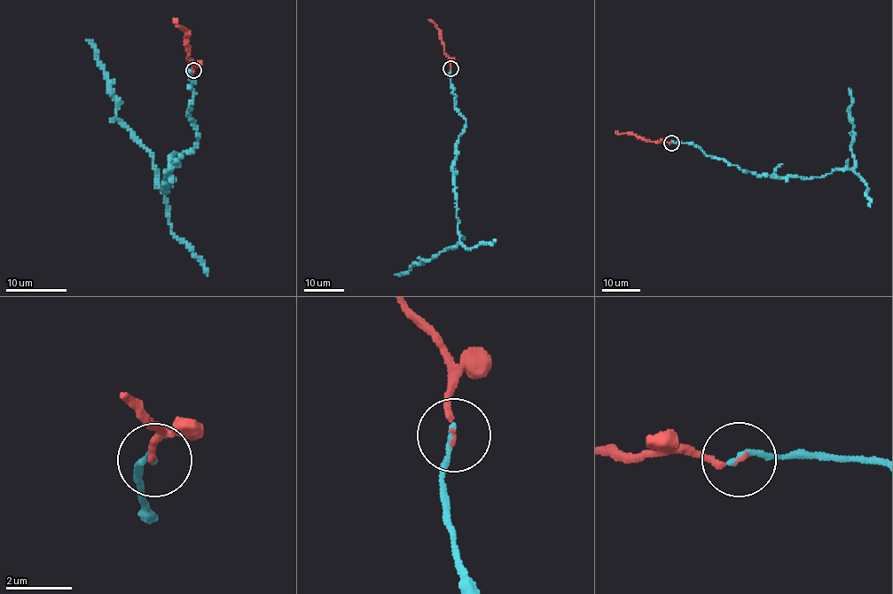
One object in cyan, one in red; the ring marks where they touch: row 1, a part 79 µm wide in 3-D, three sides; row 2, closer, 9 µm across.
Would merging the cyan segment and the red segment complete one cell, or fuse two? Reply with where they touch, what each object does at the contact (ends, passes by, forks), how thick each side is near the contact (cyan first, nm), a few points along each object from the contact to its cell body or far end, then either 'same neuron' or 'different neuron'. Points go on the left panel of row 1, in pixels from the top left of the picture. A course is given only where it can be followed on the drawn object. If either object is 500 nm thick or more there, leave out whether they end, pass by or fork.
place (193, 70); cyan ends; red ends; calibres 180 and 130 nm; course cyan (193, 70), (188, 113), (198, 136), (166, 173), (166, 193), (152, 152), (116, 118), (110, 80), (87, 39); course red (193, 70), (194, 64), (187, 57), (189, 35), (175, 20); same neuron

